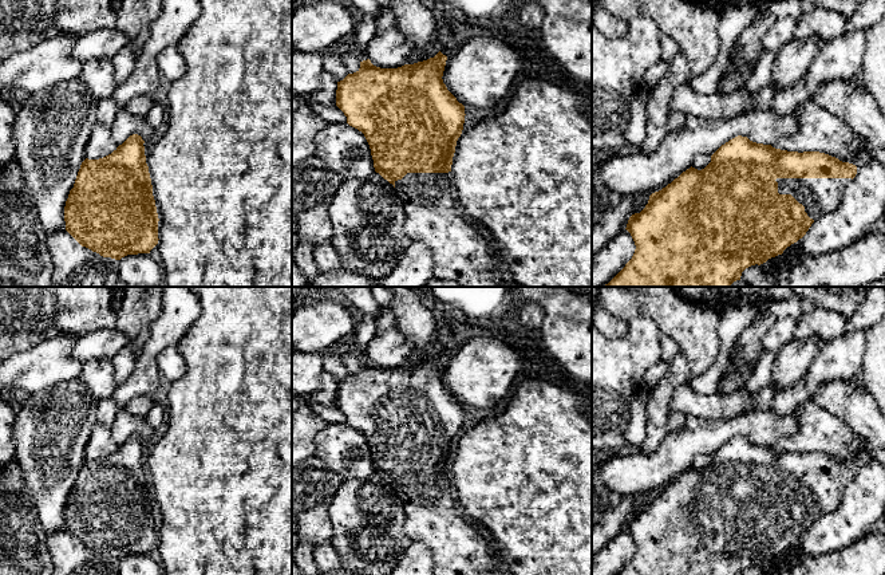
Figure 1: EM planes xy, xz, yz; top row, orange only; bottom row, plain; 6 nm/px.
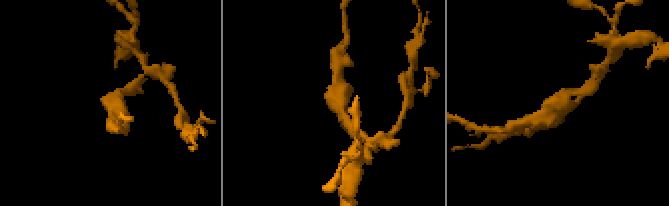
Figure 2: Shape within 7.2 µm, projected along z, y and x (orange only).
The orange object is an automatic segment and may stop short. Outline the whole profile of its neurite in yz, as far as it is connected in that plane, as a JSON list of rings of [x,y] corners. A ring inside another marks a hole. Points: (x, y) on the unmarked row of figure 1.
[[[738,436],[722,445],[712,456],[711,462],[702,470],[690,468],[671,484],[649,496],[648,504],[640,513],[629,517],[627,531],[631,533],[636,550],[632,559],[617,575],[742,575],[751,566],[760,566],[769,559],[782,555],[791,544],[802,539],[811,524],[825,515],[838,509],[846,487],[857,474],[857,466],[842,462],[819,452],[787,452],[750,441],[747,437]]]

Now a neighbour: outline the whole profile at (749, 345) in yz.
[[[763,310],[738,336],[735,346],[728,353],[728,359],[740,359],[742,369],[732,375],[722,377],[719,393],[732,393],[748,386],[756,361],[763,353],[762,339],[777,319],[773,312]]]

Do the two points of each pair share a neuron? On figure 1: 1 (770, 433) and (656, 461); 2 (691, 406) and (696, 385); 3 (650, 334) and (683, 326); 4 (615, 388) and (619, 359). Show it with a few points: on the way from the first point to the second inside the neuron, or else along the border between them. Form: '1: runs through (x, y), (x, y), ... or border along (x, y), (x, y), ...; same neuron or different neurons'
1: runs through (742, 428), (698, 436), (684, 445); same neuron
2: border along (690, 384), (699, 393), (716, 392); different neurons
3: border along (629, 321), (636, 316), (648, 316), (660, 334); different neurons
4: runs through (615, 381), (615, 369), (617, 366); same neuron

